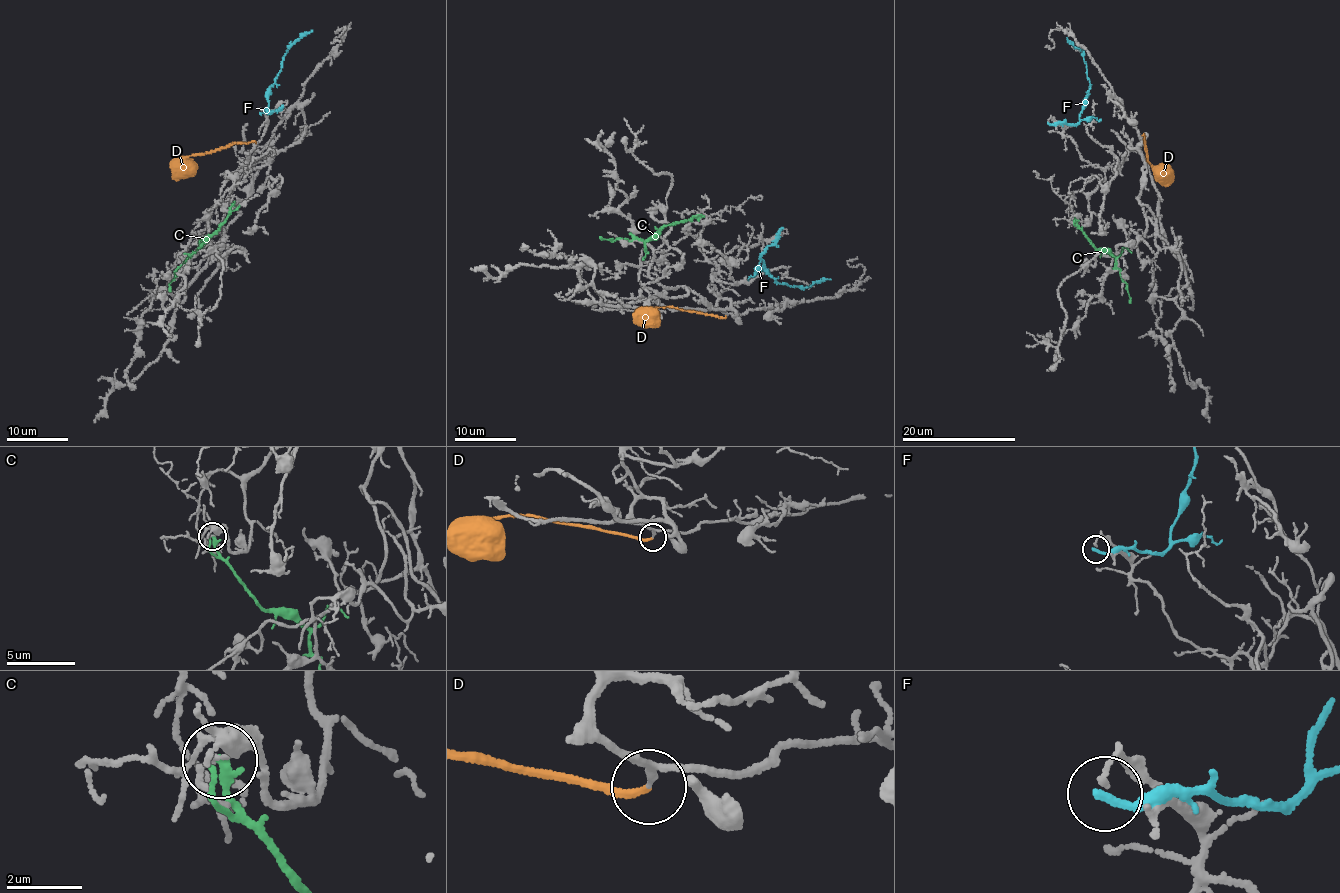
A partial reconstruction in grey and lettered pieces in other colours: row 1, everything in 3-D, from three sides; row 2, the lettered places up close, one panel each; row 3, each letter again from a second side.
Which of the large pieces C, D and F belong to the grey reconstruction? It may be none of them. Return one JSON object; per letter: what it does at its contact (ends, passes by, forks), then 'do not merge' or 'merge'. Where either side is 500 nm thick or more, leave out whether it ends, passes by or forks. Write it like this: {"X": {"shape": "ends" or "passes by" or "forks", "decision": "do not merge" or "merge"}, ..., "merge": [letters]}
{"C": {"shape": "ends", "decision": "do not merge"}, "D": {"shape": "ends", "decision": "merge"}, "F": {"shape": "ends", "decision": "do not merge"}, "merge": ["D"]}

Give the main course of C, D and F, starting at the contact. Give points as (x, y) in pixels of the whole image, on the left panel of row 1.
C: (233, 203), (217, 230), (204, 238), (177, 266), (170, 291)
D: (256, 143), (240, 142), (184, 156), (174, 177)
F: (283, 107), (271, 113), (267, 110), (269, 87), (281, 69), (282, 57), (293, 43), (312, 30)

